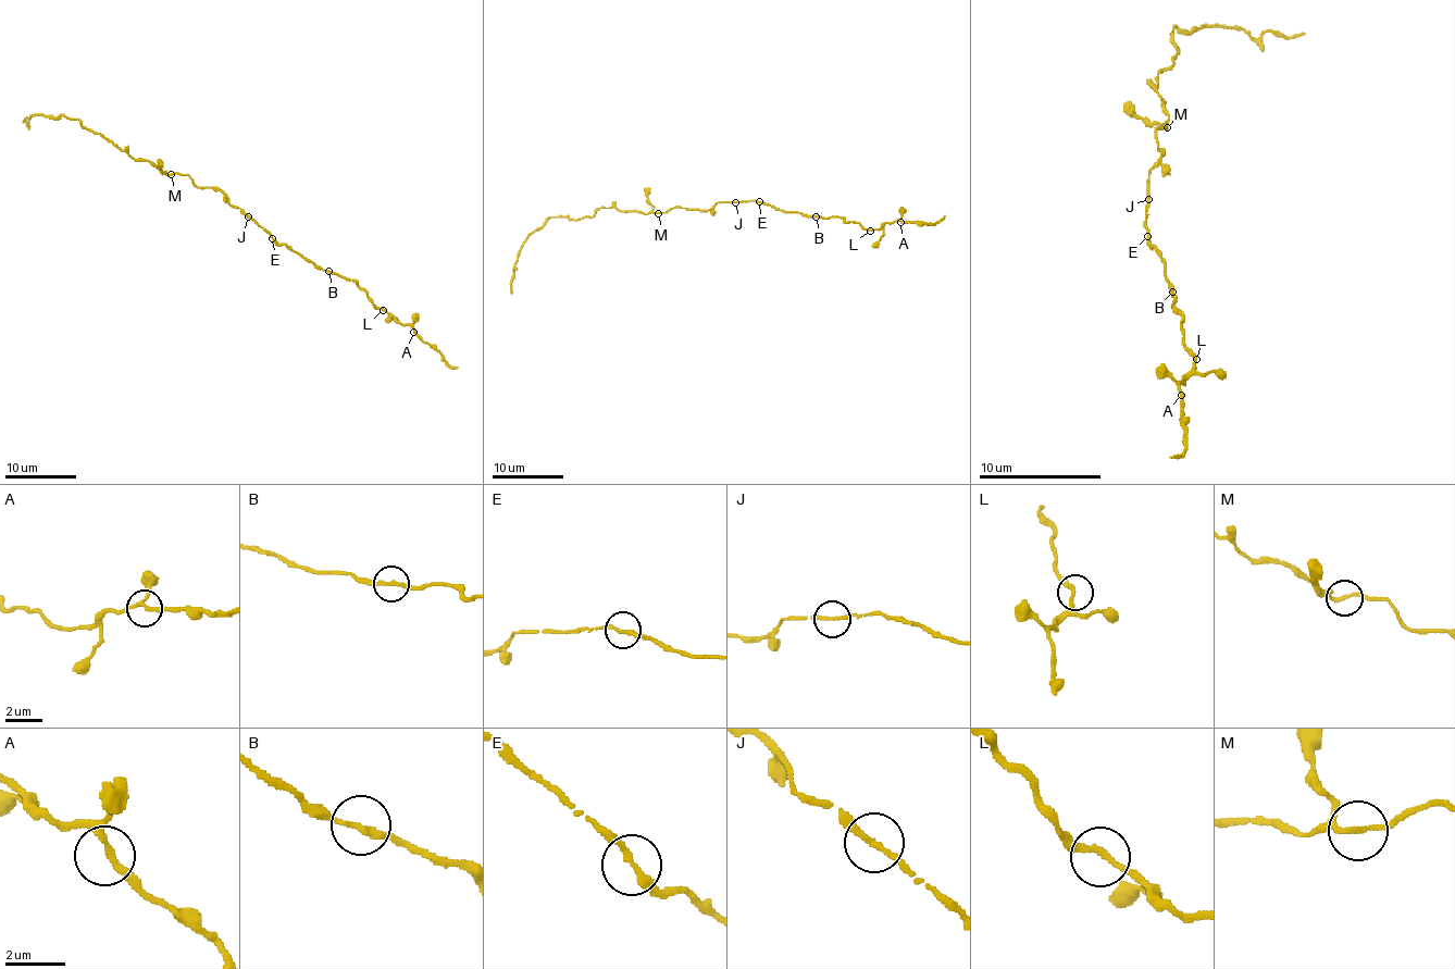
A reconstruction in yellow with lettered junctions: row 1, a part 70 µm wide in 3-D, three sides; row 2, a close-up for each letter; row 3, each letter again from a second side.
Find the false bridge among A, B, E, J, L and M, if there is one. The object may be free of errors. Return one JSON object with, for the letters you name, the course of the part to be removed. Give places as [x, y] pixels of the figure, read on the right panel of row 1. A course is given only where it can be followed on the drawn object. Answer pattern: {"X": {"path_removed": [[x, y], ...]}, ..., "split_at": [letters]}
{"split_at": []}

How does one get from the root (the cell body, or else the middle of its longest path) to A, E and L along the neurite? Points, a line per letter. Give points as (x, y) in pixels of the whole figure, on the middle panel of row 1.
A: (716, 203), (755, 200), (782, 211), (840, 216), (865, 228), (900, 222)
E: (716, 203), (758, 202)
L: (716, 203), (755, 200), (782, 211), (824, 218), (840, 216), (845, 222), (857, 222), (870, 231)

